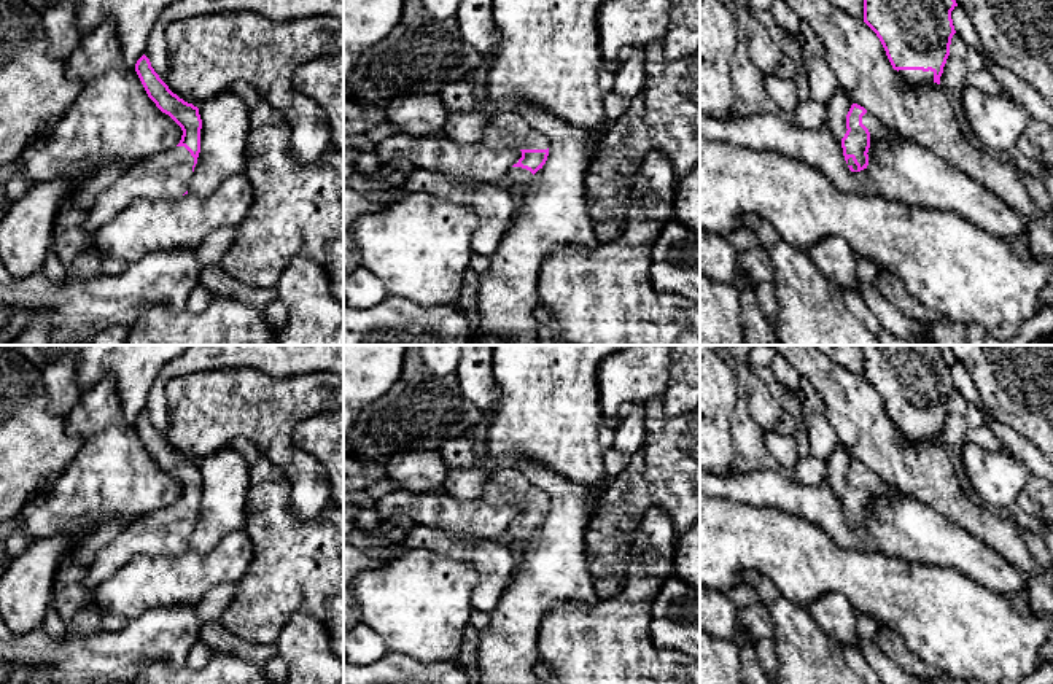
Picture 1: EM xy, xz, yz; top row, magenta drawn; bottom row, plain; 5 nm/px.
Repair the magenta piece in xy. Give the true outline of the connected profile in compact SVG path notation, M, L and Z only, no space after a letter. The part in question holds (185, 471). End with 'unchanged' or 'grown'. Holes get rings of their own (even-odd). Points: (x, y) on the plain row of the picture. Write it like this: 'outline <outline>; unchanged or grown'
outline M143 410L135 428L156 463L183 487L180 499L127 525L102 547L87 568L84 585L94 590L135 555L173 557L188 550L188 539L200 509L202 476L199 464L173 450Z; grown

